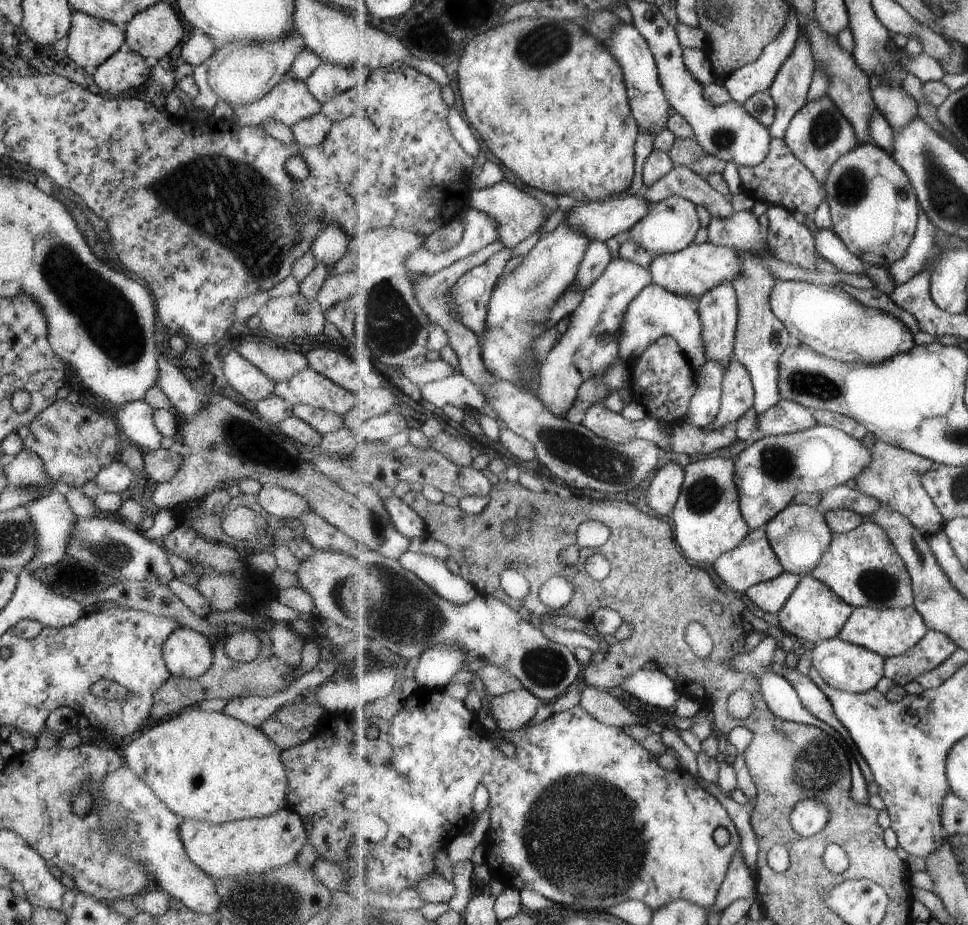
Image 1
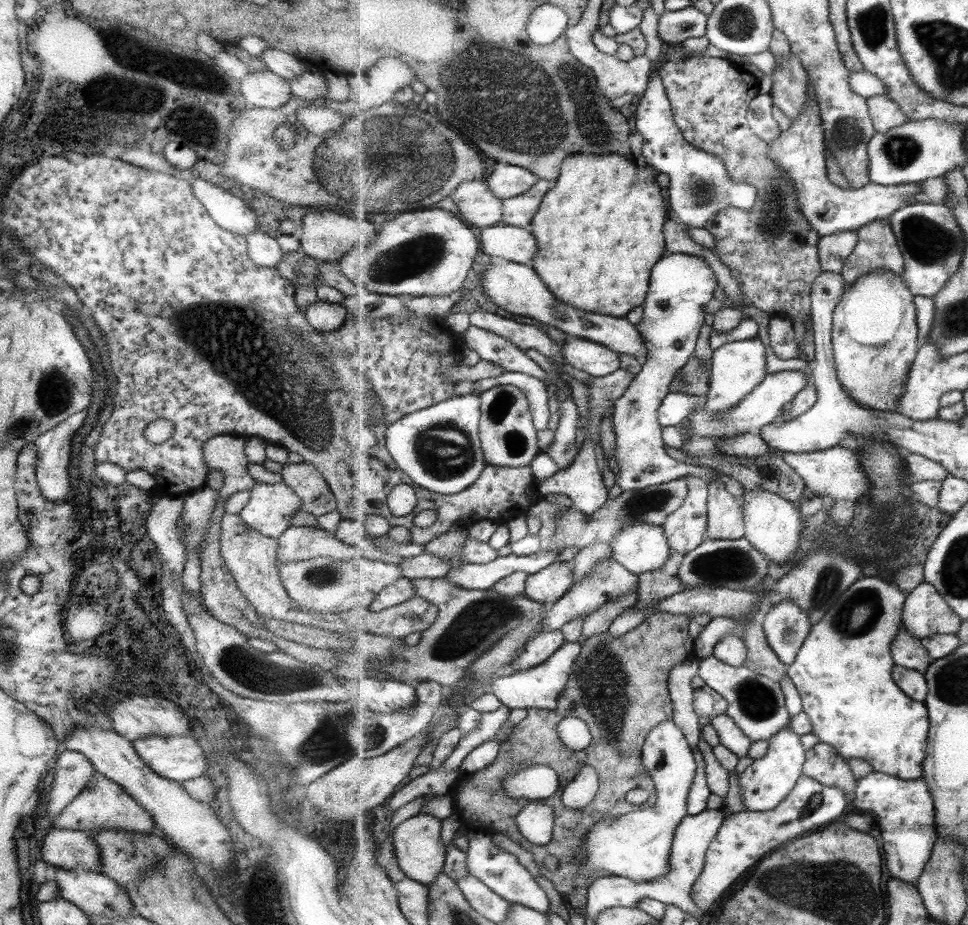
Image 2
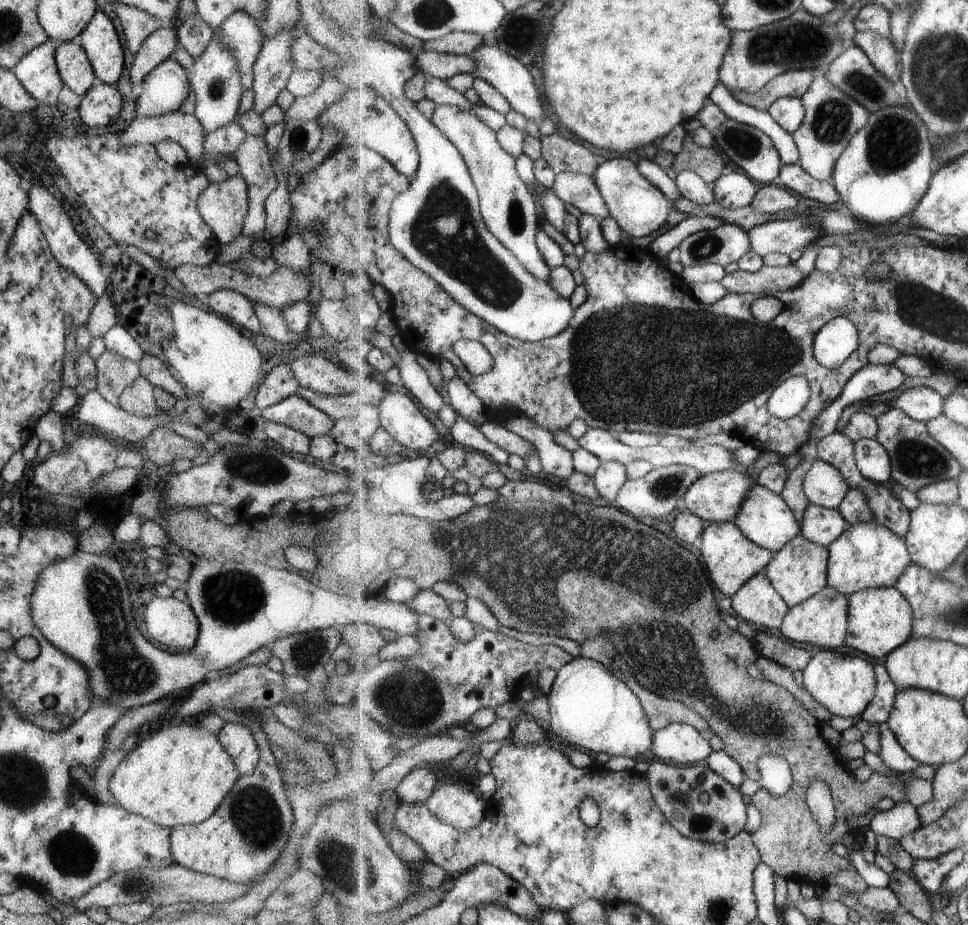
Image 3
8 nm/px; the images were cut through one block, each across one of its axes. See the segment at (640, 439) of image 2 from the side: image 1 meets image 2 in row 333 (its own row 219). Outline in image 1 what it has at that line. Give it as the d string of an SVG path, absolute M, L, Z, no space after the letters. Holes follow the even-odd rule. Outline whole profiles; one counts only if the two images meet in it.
M672 195L663 201L653 204L647 216L635 224L628 232L627 241L631 241L650 253L654 258L668 253L677 253L688 248L701 230L701 218L697 206L691 200Z

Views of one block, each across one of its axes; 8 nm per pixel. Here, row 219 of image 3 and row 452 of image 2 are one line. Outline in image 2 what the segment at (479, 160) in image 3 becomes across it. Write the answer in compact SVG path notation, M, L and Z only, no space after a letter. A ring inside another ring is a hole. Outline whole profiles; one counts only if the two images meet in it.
M497 386L483 392L480 438L485 452L485 461L495 467L520 468L530 466L542 452L538 428L530 410L528 397L515 386Z

